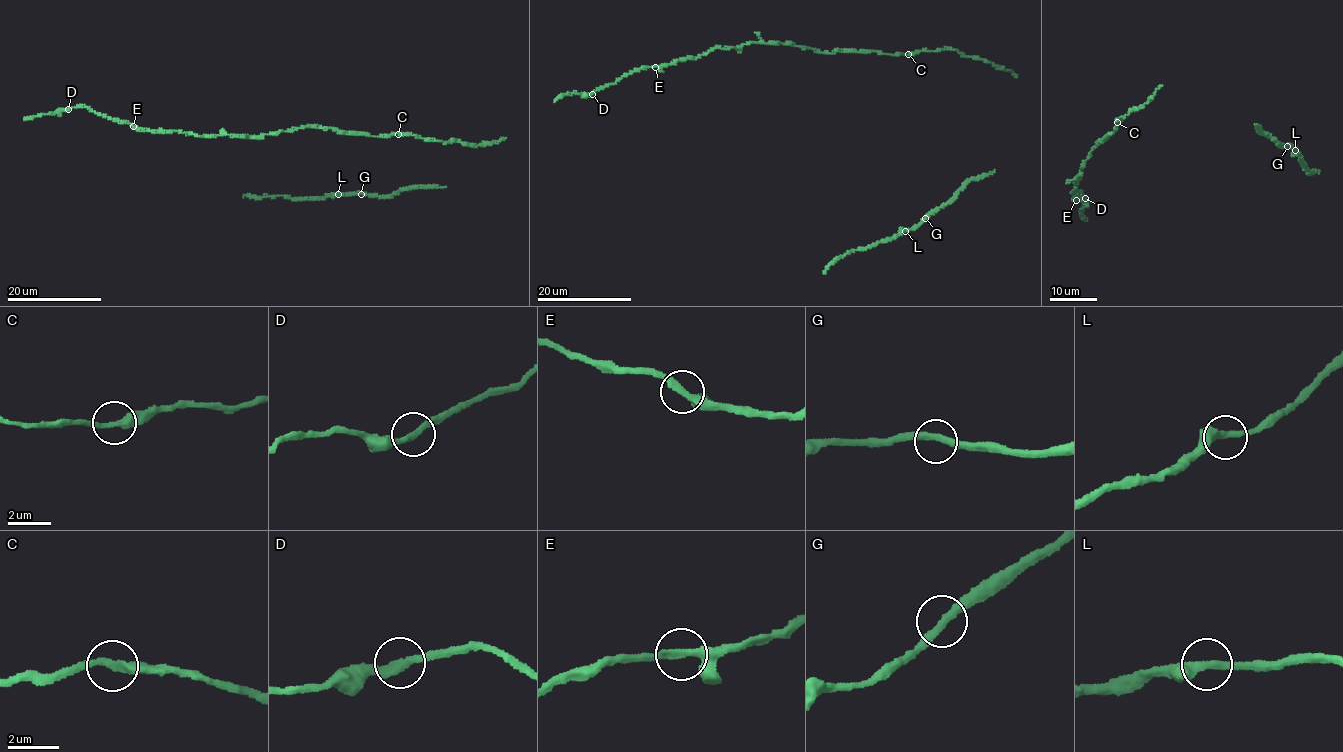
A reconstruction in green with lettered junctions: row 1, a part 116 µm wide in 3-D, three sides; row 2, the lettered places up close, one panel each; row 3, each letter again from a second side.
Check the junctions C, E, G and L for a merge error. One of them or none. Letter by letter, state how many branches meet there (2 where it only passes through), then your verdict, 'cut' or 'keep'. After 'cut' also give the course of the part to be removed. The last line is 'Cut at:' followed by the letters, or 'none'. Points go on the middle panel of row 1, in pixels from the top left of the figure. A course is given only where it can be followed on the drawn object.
C: branches 2; keep
E: branches 2; cut; course (655, 67), (632, 70), (588, 95), (564, 93), (554, 101)
G: branches 2; keep
L: branches 2; keep
Cut at: E

